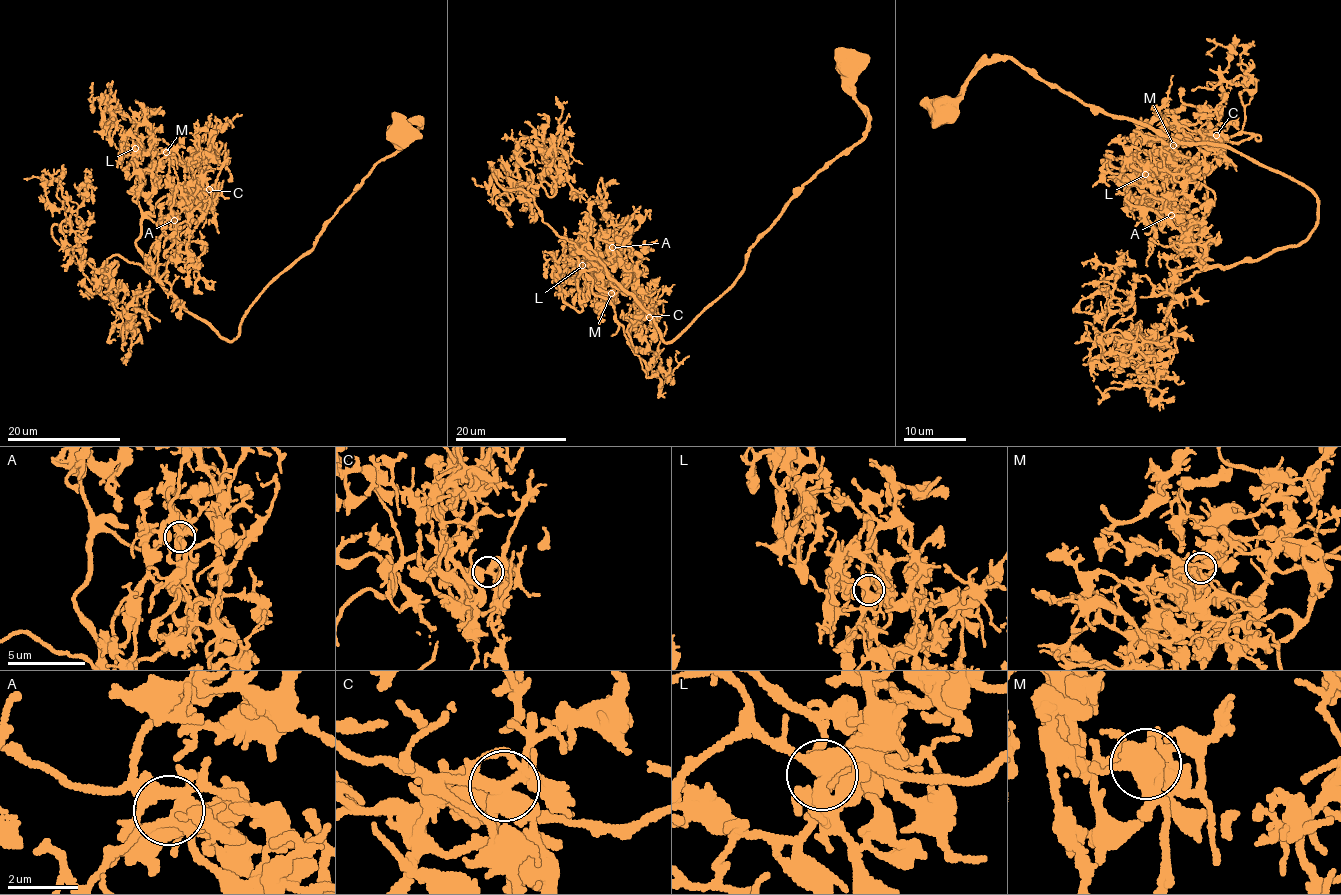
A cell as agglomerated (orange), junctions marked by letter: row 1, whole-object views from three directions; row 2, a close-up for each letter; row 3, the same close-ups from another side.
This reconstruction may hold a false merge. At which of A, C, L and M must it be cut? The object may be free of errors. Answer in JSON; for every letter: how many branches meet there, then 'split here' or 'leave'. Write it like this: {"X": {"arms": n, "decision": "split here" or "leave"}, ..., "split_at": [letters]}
{"A": {"arms": 6, "decision": "leave"}, "C": {"arms": 8, "decision": "leave"}, "L": {"arms": 6, "decision": "leave"}, "M": {"arms": 5, "decision": "leave"}, "split_at": []}

